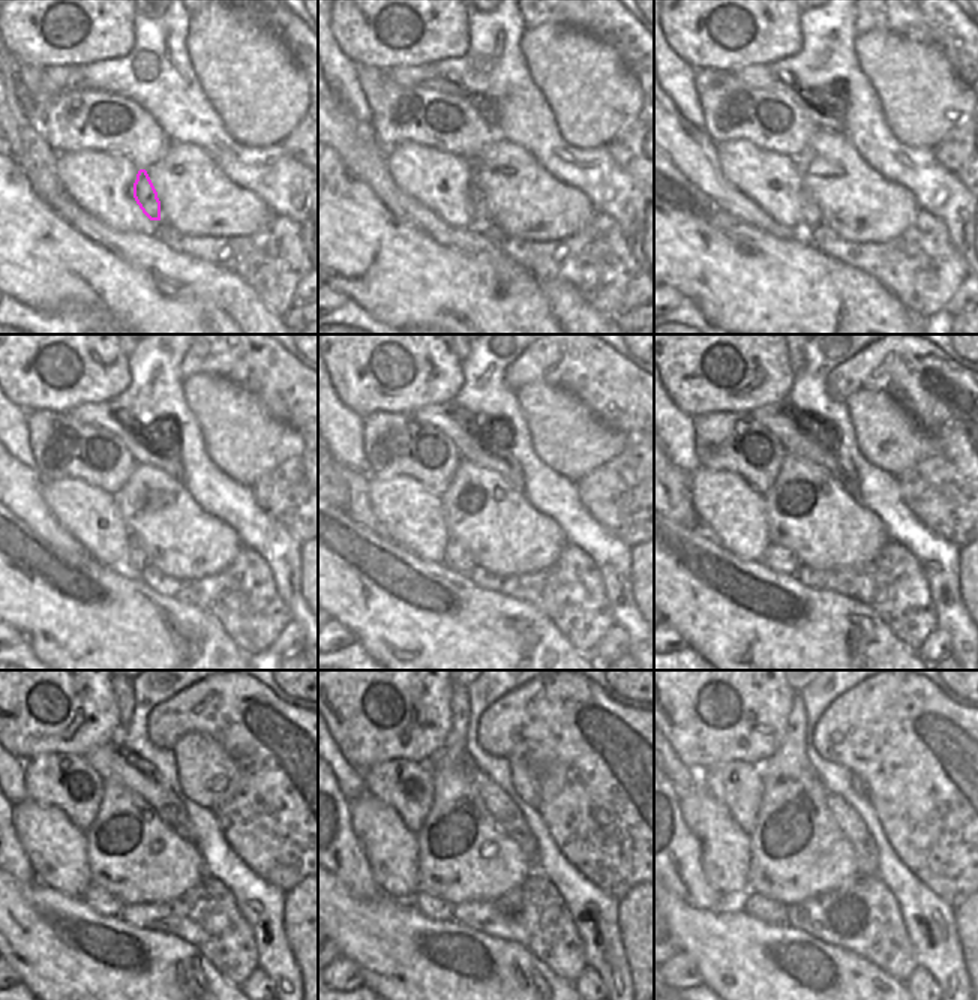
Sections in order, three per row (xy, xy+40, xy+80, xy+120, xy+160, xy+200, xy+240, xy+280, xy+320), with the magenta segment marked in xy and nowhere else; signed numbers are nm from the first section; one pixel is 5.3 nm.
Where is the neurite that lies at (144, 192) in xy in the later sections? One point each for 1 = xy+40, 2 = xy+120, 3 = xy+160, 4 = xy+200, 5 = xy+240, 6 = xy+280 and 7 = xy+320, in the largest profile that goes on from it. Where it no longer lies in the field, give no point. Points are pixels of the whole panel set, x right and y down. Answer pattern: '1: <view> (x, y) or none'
1: xy+40 (479, 204)
2: xy+120 (135, 559)
3: xy+160 (455, 558)
4: xy+200 (780, 559)
5: xy+240 (96, 897)
6: xy+280 (432, 907)
7: xy+320 (764, 909)

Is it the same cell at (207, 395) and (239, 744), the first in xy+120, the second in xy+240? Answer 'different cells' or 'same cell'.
different cells

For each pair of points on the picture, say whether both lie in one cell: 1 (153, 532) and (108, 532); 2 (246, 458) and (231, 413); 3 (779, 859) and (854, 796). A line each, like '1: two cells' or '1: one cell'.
1: two cells
2: one cell
3: two cells

